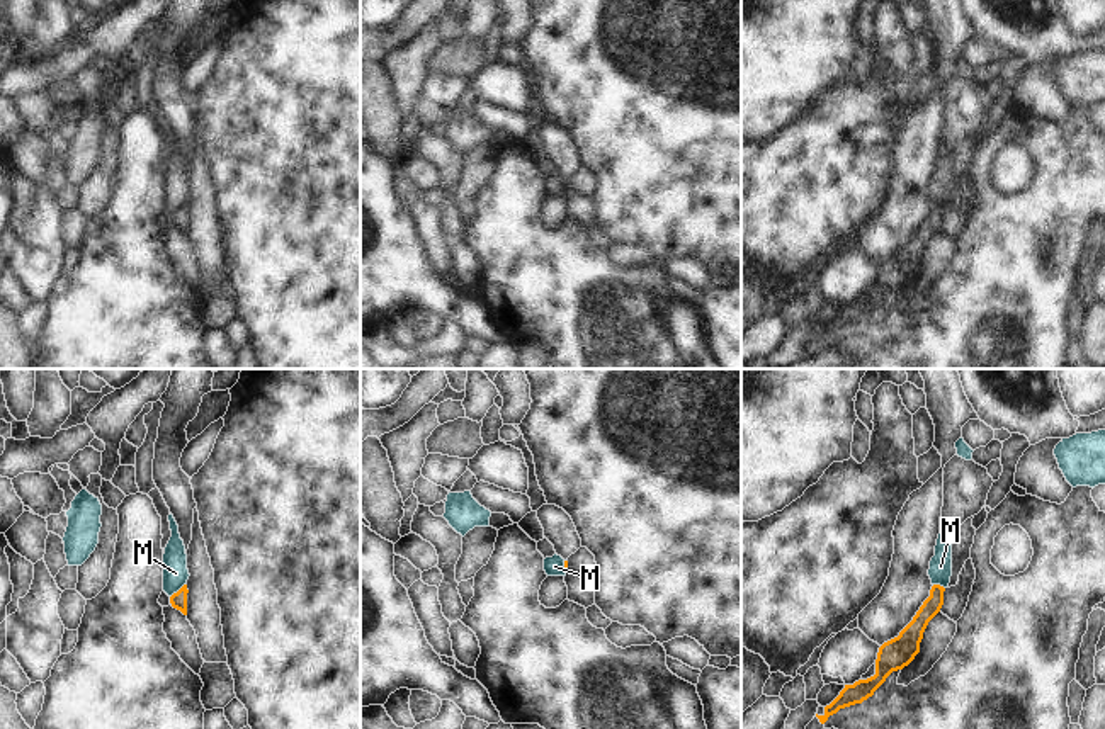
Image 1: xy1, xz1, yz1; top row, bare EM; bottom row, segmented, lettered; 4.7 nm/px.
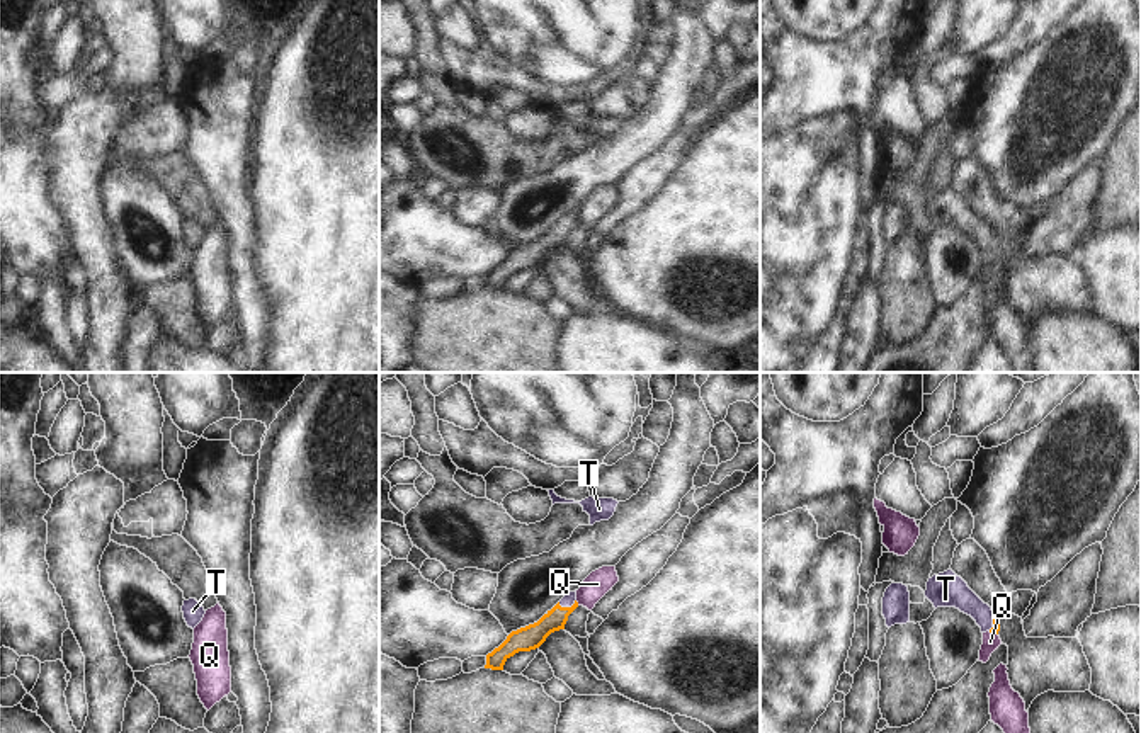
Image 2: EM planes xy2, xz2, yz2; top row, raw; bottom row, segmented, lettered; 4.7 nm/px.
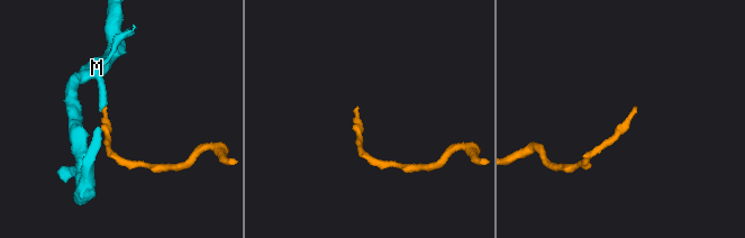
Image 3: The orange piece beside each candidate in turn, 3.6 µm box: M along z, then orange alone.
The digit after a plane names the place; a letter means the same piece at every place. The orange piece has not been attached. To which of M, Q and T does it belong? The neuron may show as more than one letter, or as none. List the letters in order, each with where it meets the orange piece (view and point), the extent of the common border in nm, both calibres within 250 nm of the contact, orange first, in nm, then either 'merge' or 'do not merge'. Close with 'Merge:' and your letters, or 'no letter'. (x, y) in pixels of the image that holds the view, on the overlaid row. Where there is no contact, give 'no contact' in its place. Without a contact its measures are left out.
M: meets orange in xy1 at (179, 590); contact 100 nm long; 80 nm thick on the orange side, 120 nm on the other; do not merge
Q: meets orange in xz2 at (577, 602); contact 30 nm long; 100 nm thick on the orange side, 120 nm on the other; do not merge
T: meets orange in xz2 at (567, 607); contact 90 nm long; 120 nm thick on the orange side, 60 nm on the other; merge
Merge: T

